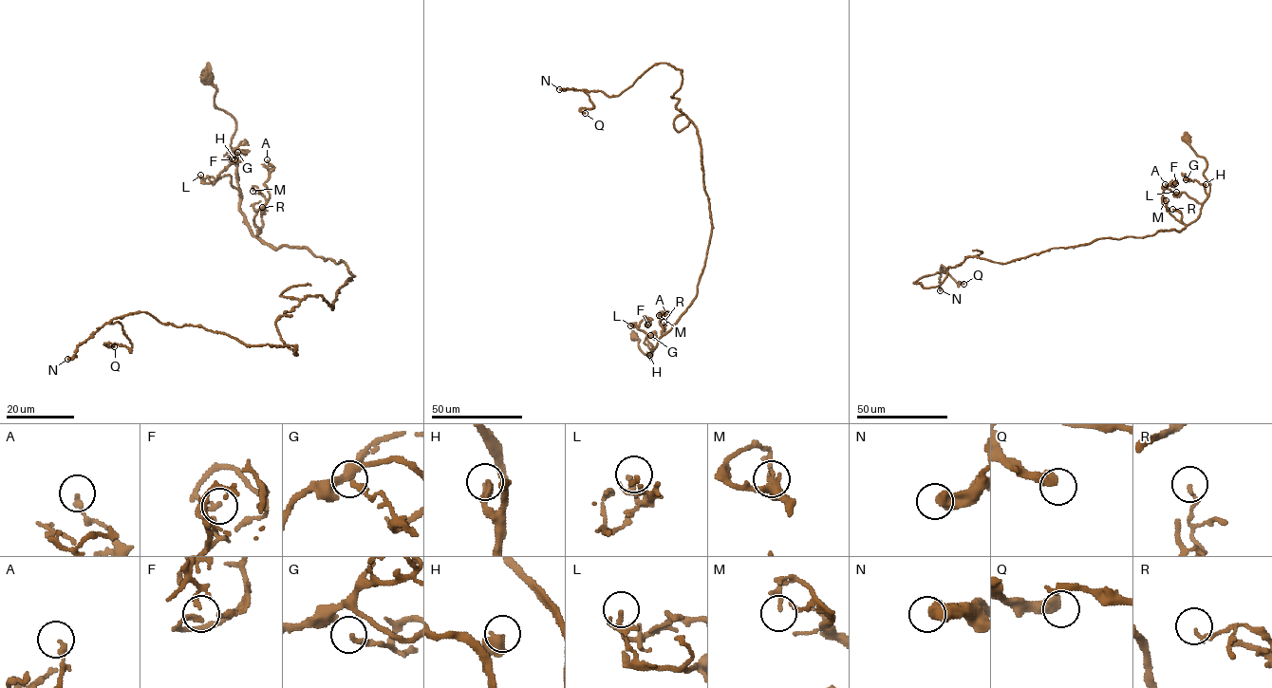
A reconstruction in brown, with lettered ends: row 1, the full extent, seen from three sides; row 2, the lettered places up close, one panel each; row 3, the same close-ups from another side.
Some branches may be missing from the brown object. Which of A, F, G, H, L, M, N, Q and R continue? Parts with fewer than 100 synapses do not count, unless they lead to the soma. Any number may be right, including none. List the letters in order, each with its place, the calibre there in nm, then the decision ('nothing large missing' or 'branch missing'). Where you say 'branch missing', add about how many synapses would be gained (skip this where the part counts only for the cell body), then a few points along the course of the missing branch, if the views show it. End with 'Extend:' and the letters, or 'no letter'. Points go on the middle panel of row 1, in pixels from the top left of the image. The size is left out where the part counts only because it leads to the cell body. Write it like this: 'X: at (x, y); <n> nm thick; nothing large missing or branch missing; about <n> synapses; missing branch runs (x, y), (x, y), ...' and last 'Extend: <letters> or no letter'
A: at (666, 314); 190 nm thick; nothing large missing
F: at (647, 325); 140 nm thick; nothing large missing
G: at (650, 335); 120 nm thick; nothing large missing
H: at (649, 355); 400 nm thick; nothing large missing
L: at (630, 325); 150 nm thick; nothing large missing
M: at (659, 315); 160 nm thick; nothing large missing
N: at (559, 89); 550 nm thick; nothing large missing
Q: at (585, 113); 440 nm thick; nothing large missing
R: at (664, 322); 150 nm thick; nothing large missing
Extend: no letter

